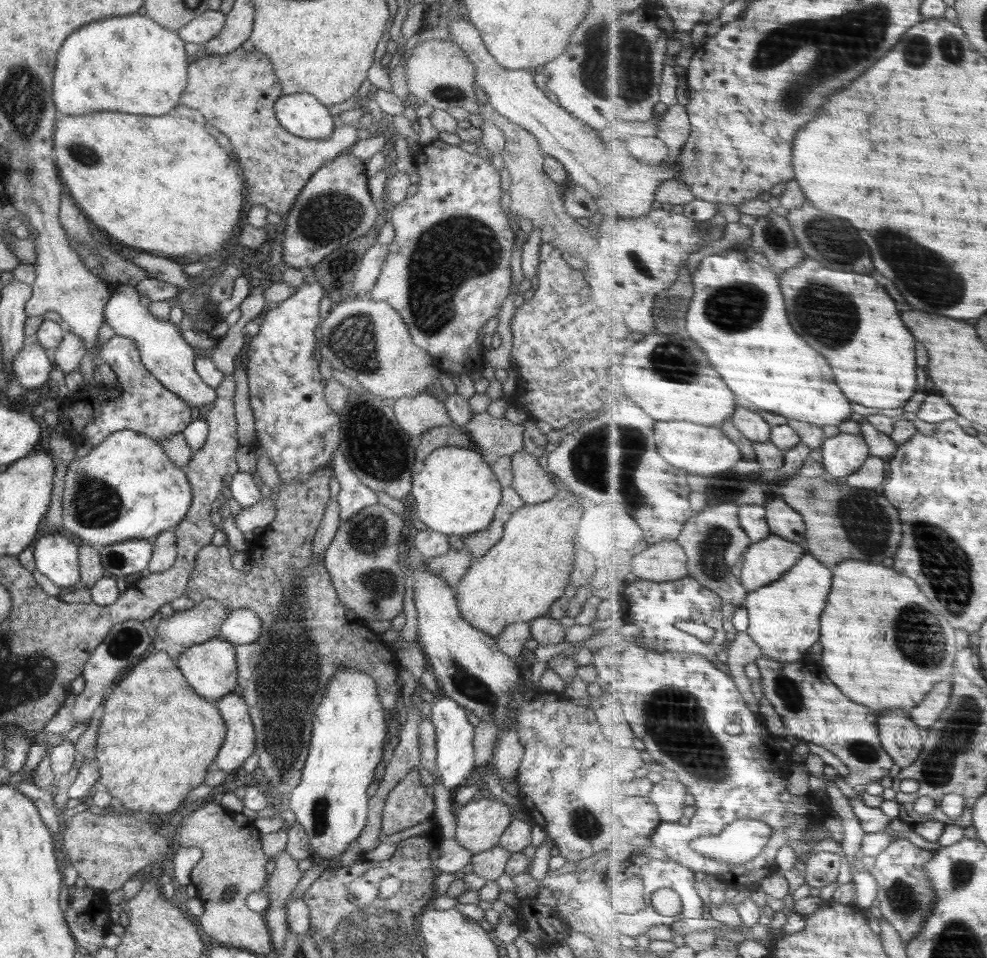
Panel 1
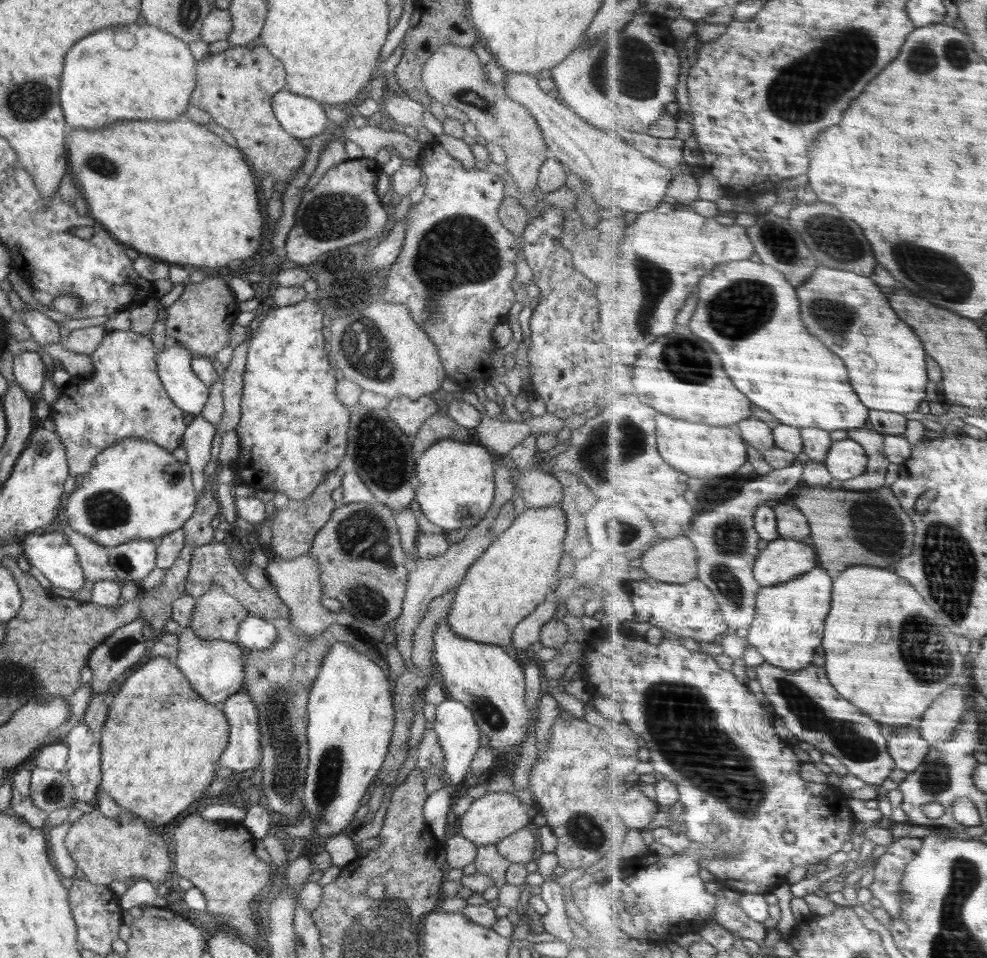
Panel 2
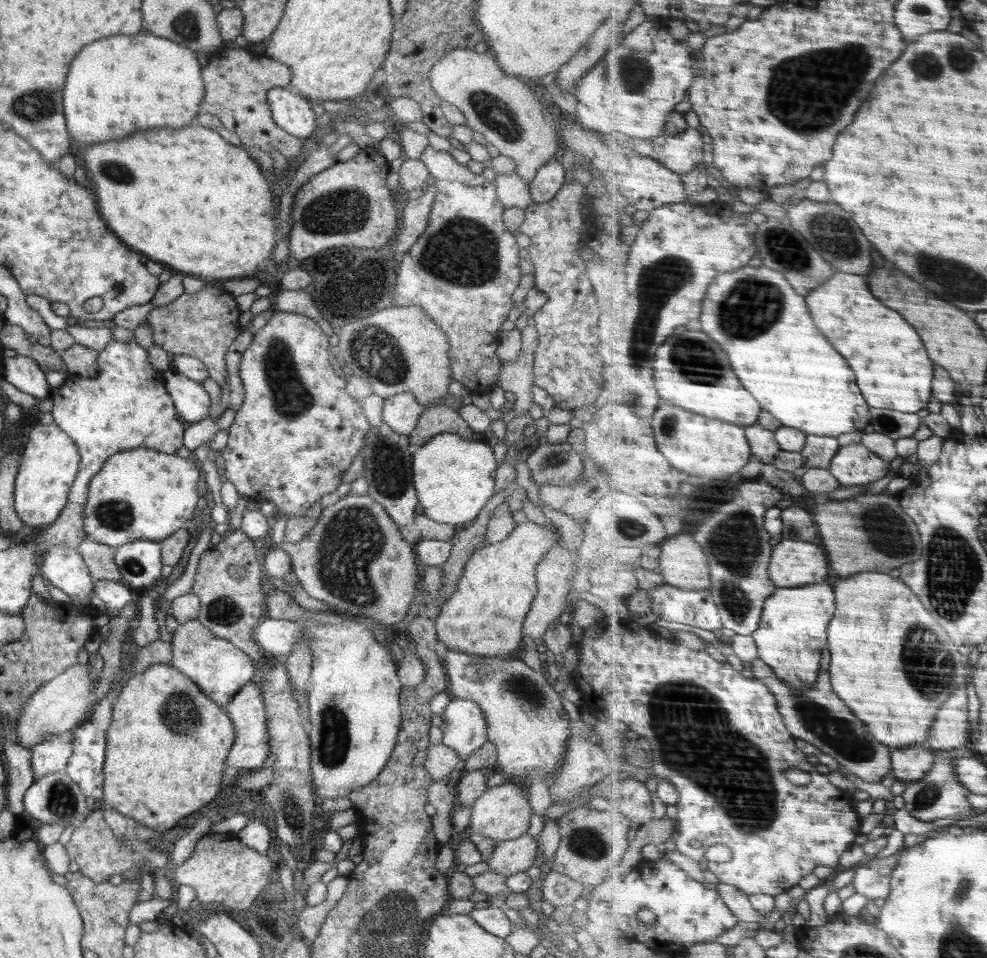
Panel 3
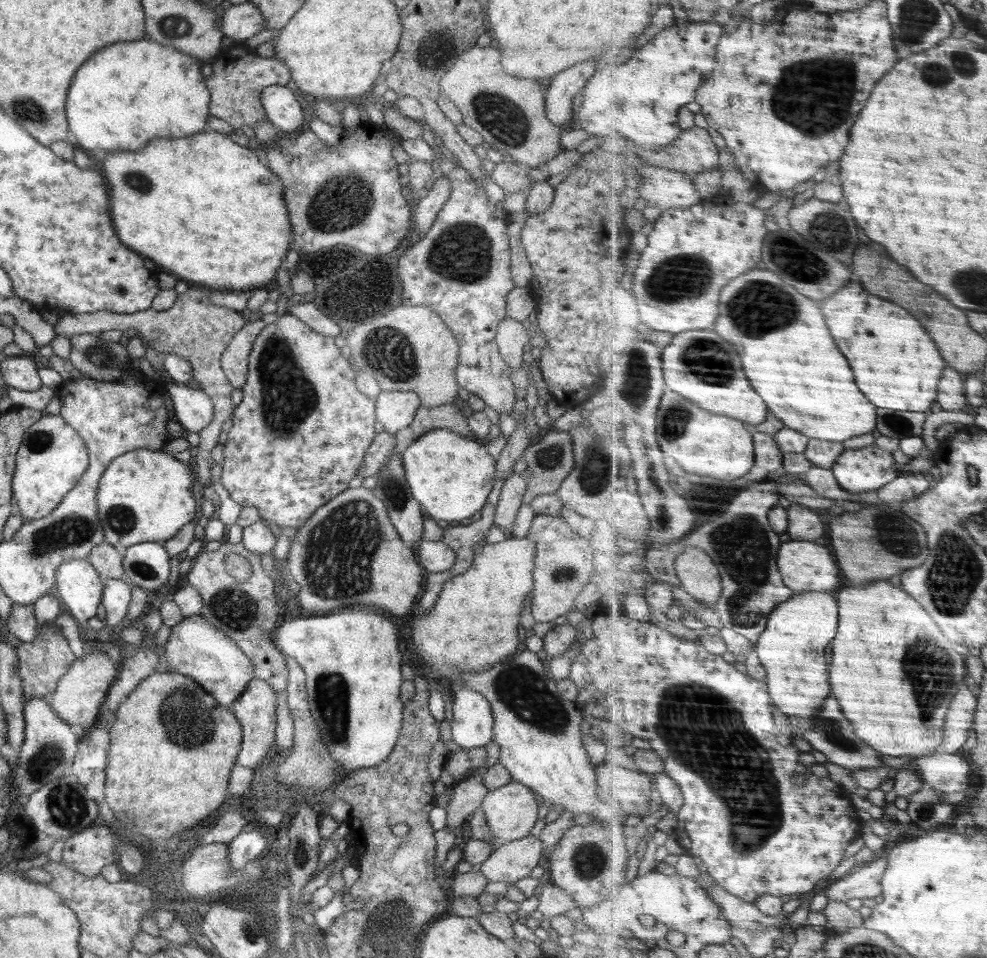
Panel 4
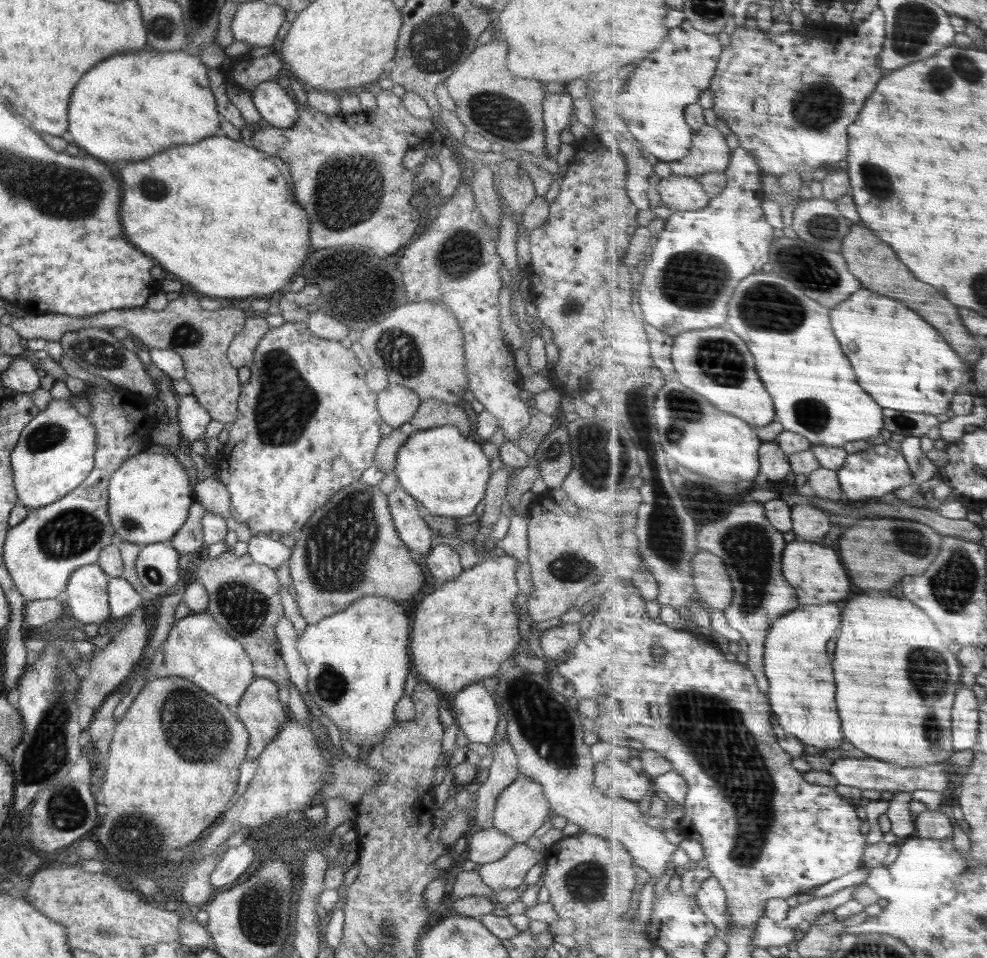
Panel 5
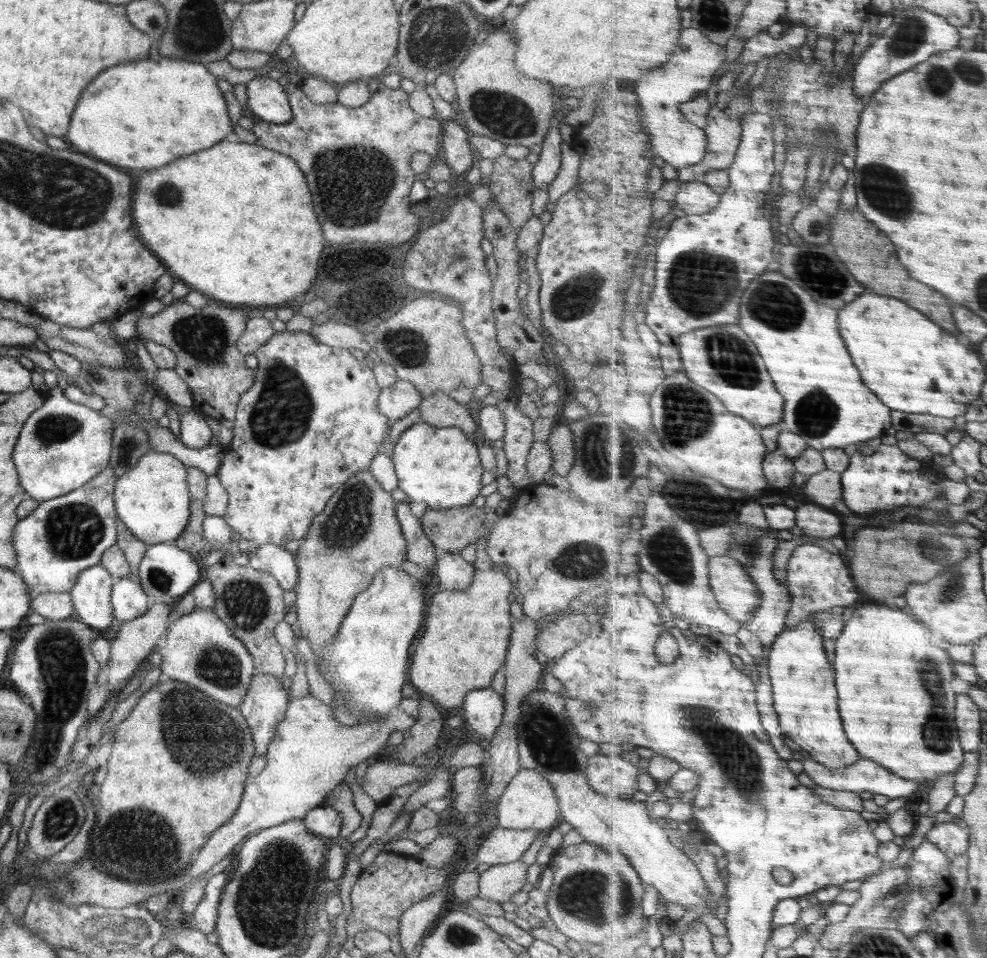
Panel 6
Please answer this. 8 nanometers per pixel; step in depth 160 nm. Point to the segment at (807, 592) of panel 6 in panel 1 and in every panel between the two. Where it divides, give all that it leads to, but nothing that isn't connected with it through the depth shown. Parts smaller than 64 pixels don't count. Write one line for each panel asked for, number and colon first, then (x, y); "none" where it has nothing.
1: (765, 562)
2: (784, 560)
3: (796, 563)
4: (806, 566)
5: (818, 573)

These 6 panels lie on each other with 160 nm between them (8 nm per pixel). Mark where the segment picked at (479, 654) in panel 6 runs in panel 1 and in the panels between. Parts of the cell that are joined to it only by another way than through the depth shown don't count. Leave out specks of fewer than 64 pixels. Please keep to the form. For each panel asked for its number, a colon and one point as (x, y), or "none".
1: (517, 580)
2: (512, 577)
3: (485, 614)
4: (475, 624)
5: (467, 629)

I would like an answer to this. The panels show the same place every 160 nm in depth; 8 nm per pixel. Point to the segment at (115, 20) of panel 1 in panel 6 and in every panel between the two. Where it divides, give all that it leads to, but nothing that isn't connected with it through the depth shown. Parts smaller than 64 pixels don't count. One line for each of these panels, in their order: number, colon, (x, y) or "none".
2: (102, 83)
3: (126, 83)
4: (129, 92)
5: (132, 105)
6: (142, 114)

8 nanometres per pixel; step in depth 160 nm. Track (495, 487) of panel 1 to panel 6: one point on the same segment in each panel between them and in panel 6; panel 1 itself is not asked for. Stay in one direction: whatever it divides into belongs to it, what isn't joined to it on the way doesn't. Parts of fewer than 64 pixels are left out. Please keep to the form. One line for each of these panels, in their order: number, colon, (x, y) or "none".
2: (454, 482)
3: (454, 478)
4: (450, 476)
5: (447, 473)
6: (439, 466)

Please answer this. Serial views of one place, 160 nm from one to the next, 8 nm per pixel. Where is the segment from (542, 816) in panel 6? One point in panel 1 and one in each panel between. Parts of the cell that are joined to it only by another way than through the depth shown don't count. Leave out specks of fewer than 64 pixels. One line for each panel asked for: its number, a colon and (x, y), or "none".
1: (479, 824)
2: (495, 816)
3: (501, 813)
4: (511, 811)
5: (521, 808)

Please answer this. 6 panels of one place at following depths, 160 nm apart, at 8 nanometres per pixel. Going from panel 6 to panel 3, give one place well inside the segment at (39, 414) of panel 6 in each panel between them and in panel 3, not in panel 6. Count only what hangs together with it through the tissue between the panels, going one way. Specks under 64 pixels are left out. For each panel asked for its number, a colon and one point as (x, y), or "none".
3: (49, 462)
4: (51, 459)
5: (55, 454)

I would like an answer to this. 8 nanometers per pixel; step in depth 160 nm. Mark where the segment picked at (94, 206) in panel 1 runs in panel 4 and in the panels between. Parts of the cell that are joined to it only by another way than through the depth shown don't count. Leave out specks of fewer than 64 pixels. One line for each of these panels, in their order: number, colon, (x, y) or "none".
2: (175, 191)
3: (188, 199)
4: (204, 208)

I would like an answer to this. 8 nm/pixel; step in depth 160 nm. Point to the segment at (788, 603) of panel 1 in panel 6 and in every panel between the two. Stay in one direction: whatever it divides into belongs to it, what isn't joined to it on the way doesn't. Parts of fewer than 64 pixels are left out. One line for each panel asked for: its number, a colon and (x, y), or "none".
2: (791, 617)
3: (793, 634)
4: (793, 648)
5: (803, 691)
6: (806, 697)

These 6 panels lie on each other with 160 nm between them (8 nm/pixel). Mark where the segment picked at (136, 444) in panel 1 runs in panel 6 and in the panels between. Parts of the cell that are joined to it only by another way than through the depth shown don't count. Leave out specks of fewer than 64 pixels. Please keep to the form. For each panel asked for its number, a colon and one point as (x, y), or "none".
2: (135, 489)
3: (140, 494)
4: (144, 496)
5: (149, 497)
6: (152, 500)

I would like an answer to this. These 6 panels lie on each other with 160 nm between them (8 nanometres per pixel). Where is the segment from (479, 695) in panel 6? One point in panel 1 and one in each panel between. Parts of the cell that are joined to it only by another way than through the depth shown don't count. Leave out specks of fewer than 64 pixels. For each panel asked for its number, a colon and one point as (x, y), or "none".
1: (455, 759)
2: (459, 736)
3: (464, 727)
4: (472, 724)
5: (475, 711)

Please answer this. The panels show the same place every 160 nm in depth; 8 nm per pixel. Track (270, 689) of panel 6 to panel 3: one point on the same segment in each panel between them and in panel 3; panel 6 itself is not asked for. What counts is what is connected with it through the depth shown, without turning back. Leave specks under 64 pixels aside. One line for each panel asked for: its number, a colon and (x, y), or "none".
3: (251, 750)
4: (255, 710)
5: (260, 710)

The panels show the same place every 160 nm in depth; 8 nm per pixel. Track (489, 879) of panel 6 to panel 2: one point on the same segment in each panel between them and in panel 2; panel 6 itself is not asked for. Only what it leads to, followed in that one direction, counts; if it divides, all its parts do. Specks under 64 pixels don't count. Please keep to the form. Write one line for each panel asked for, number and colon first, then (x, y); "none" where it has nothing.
2: (522, 846)
3: (515, 855)
4: (514, 860)
5: (508, 872)

